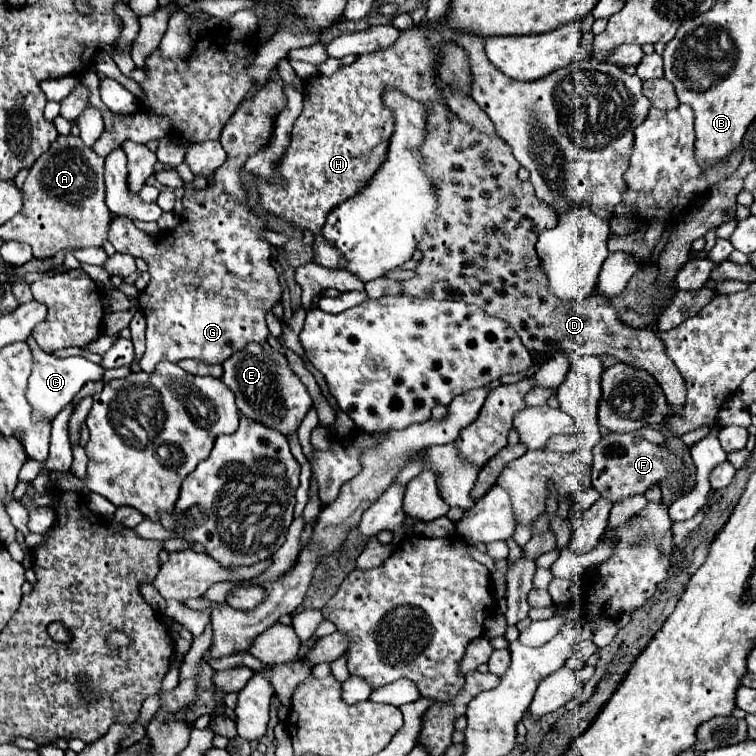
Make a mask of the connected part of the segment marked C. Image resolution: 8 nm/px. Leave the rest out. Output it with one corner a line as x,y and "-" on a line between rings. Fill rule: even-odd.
34,336
28,338
28,346
32,350
32,360
34,360
34,368
30,374
30,382
28,382
28,402
32,406
34,412
34,420
54,420
60,410
64,406
68,406
74,396
80,392
80,388
88,382
88,380
100,380
104,376
104,368
82,358
82,356
70,356
70,358
56,358
54,354
42,352
42,348
38,348

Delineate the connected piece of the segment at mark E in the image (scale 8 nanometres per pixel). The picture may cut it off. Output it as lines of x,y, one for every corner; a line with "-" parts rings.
248,344
246,350
230,356
222,366
222,382
234,392
236,406
244,416
266,424
284,436
298,430
306,412
312,408
312,398
280,352
270,344

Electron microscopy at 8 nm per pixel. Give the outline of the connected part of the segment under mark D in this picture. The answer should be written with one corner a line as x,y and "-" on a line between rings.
434,100
428,106
428,128
420,152
426,176
438,184
438,204
442,202
442,208
438,208
438,220
430,224
430,232
426,232
426,236
422,236
422,244
418,244
422,260
414,268
414,276
400,282
402,292
418,298
460,300
474,304
486,314
498,316
514,326
522,344
532,352
546,354
568,350
578,356
610,354
620,362
650,372
666,394
670,416
682,414
682,408
686,406
686,386
676,364
670,356
666,356
666,348
654,330
634,330
626,326
612,308
610,298
604,294
594,292
594,296
588,296
582,304
562,304
562,300
554,300
554,296
546,292
546,274
540,268
534,244
538,234
556,226
558,218
550,204
542,204
542,200
538,200
530,182
518,180
516,172
520,164
512,156
512,148
498,136
486,136
476,128
470,128
470,124
458,120
442,100

